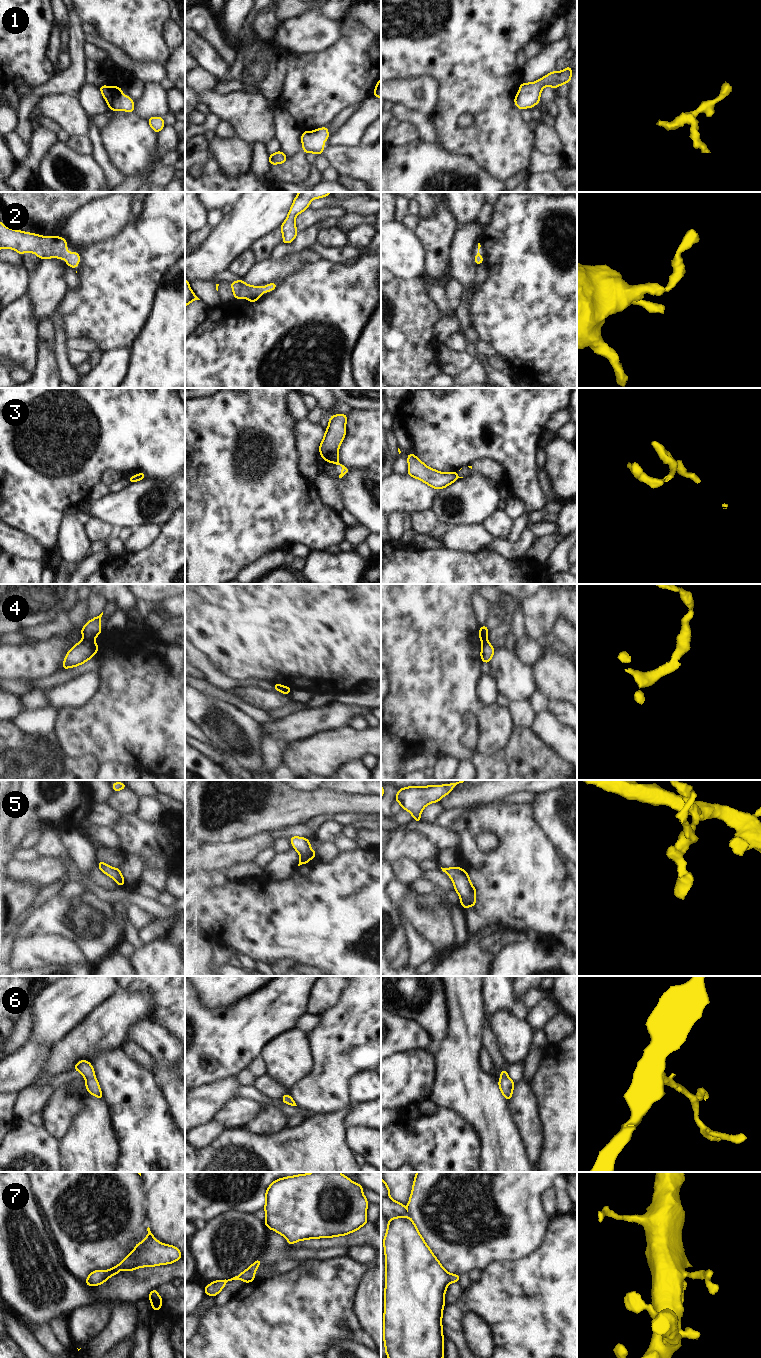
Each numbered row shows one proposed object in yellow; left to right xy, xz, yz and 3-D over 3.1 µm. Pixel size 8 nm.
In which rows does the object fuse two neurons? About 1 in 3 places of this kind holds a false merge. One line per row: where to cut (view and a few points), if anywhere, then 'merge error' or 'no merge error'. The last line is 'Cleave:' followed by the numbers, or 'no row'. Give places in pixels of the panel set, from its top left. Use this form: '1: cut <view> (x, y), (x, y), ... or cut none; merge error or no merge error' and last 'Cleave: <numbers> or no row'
1: cut none; no merge error
2: cut none; no merge error
3: cut xz (338, 462), (335, 463); merge error
4: cut xy (93, 638), (83, 641); merge error
5: cut none; no merge error
6: cut none; no merge error
7: cut none; no merge error
Cleave: 3, 4

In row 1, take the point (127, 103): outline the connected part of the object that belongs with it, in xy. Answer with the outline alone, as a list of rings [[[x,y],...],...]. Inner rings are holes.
[[[102,85],[99,87],[103,97],[105,98],[109,109],[113,111],[118,111],[122,109],[130,113],[134,112],[134,101],[122,94],[122,89],[118,86],[109,88],[107,85]]]

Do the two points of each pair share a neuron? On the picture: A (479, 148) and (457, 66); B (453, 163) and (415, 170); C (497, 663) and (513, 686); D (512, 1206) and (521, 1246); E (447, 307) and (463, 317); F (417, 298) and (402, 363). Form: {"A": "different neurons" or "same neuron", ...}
{"A": "same neuron", "B": "same neuron", "C": "same neuron", "D": "same neuron", "E": "different neurons", "F": "same neuron"}

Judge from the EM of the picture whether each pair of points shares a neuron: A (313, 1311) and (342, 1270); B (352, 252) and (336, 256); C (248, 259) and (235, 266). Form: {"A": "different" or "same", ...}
{"A": "same", "B": "same", "C": "same"}

